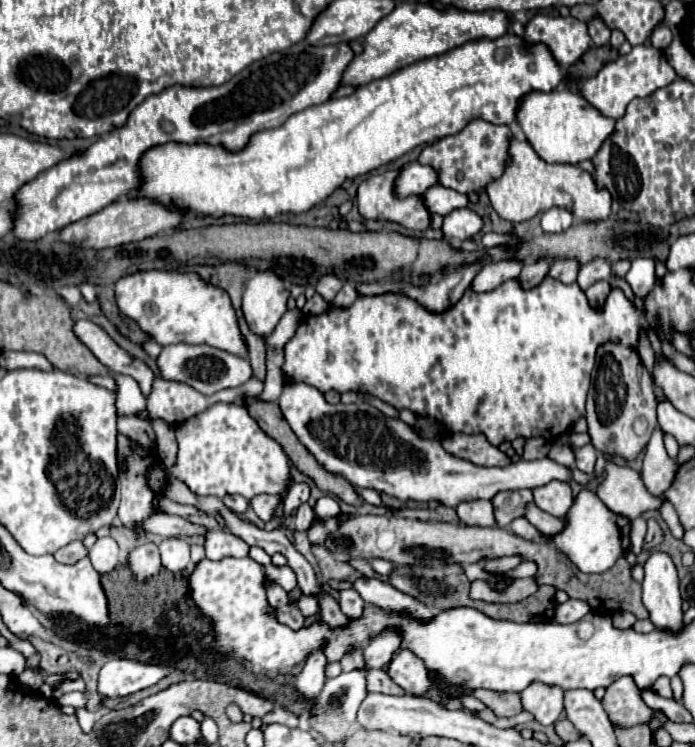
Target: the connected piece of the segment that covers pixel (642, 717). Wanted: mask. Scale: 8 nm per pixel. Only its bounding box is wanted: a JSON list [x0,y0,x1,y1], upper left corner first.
[603,676,655,728]

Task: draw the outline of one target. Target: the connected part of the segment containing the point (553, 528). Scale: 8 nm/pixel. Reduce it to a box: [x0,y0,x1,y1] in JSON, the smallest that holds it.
[525,504,567,536]

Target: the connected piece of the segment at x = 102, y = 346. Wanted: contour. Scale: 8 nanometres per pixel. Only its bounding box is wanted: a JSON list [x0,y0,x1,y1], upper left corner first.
[75,320,155,396]

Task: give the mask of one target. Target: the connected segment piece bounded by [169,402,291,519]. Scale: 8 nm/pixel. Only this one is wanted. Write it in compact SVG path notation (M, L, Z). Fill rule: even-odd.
M219 402L191 416L177 426L177 444L179 452L175 464L169 468L169 476L187 484L193 494L217 498L223 498L225 494L241 494L249 500L257 494L275 494L281 498L281 502L273 519L283 516L283 502L291 484L287 454L271 436L259 428L243 404ZM245 438L249 440L247 452Z

